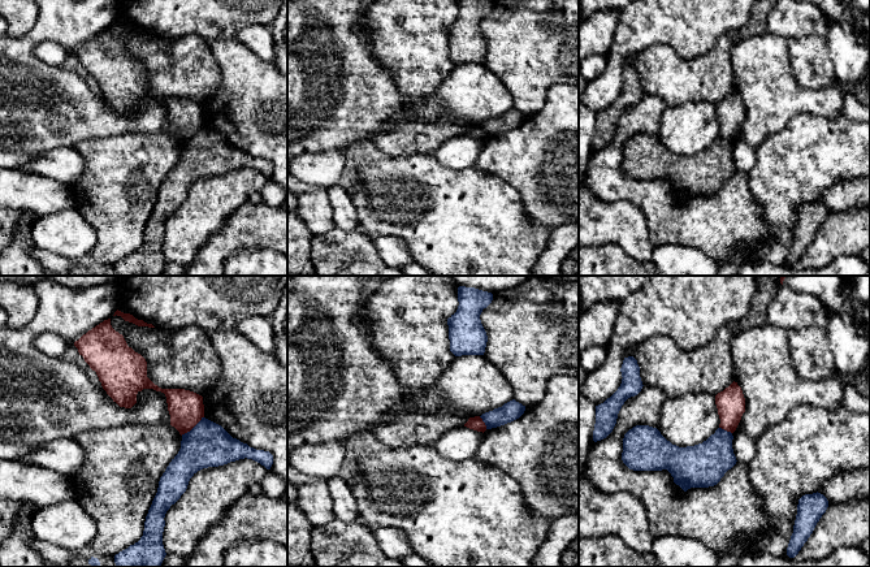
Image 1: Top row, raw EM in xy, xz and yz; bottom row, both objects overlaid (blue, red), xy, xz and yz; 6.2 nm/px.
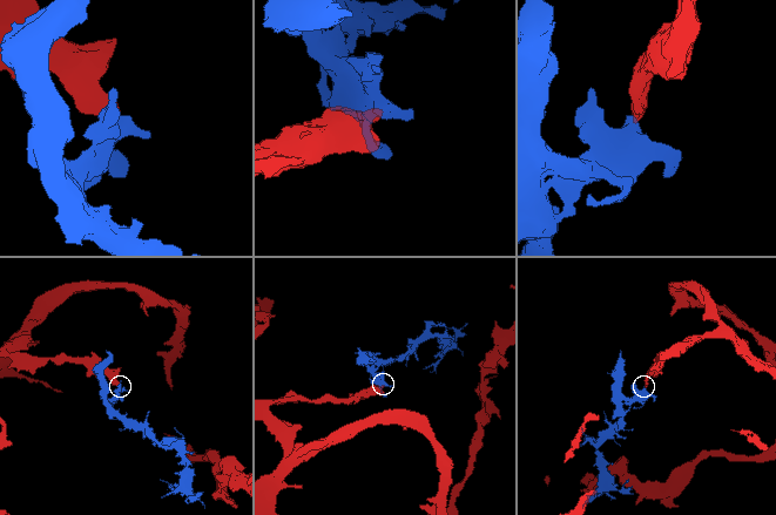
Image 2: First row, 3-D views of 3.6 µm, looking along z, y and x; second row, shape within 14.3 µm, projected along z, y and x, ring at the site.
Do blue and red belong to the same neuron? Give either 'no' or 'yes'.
no

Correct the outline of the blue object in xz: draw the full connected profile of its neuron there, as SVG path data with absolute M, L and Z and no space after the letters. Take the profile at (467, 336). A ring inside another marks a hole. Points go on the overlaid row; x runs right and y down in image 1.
M458 287L458 310L447 319L450 351L455 356L484 355L488 336L480 315L493 300L493 294L475 287Z

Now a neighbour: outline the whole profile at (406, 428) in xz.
M402 404L393 410L394 417L372 427L375 440L388 447L429 445L453 428L463 427L468 416L454 410L428 414L421 410L406 411Z

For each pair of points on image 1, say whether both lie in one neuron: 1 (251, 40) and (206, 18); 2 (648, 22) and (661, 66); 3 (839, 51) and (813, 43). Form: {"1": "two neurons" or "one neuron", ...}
{"1": "two neurons", "2": "two neurons", "3": "two neurons"}

